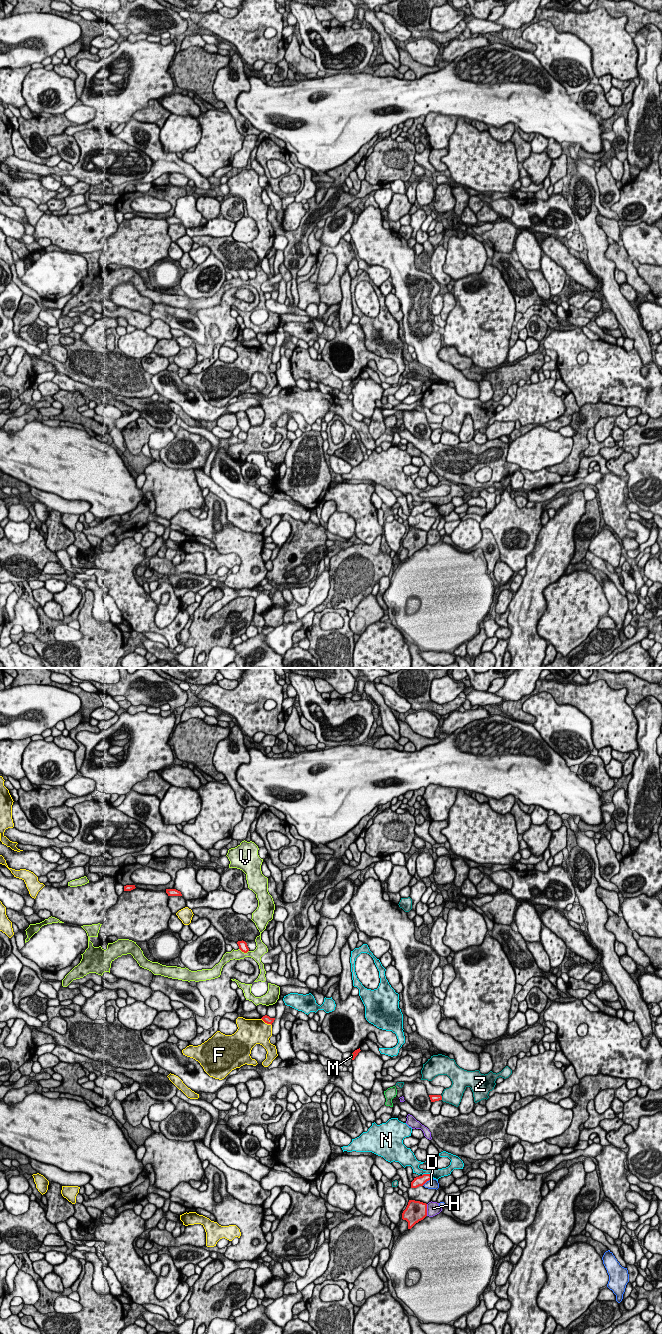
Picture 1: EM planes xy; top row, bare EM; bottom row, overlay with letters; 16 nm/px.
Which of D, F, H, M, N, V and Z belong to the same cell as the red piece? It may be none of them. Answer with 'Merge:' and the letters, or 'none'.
Merge: none

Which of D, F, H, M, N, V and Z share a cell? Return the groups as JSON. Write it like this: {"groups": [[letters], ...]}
{"groups": [["D"], ["F"], ["H"], ["M"], ["N"], ["V"], ["Z"]]}

